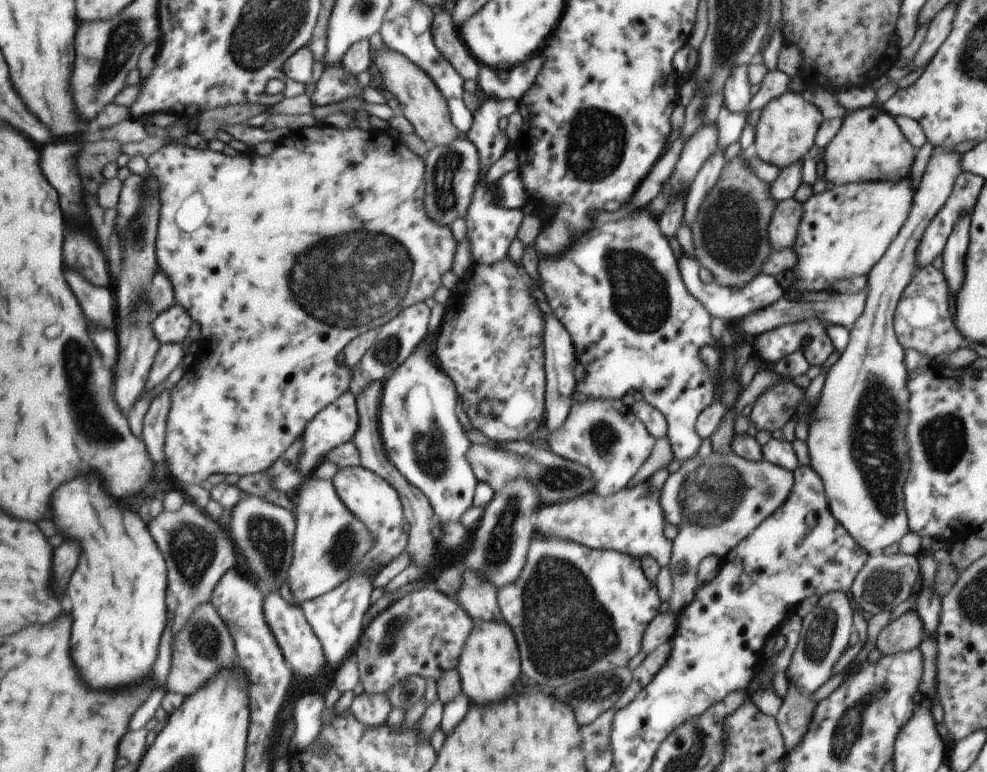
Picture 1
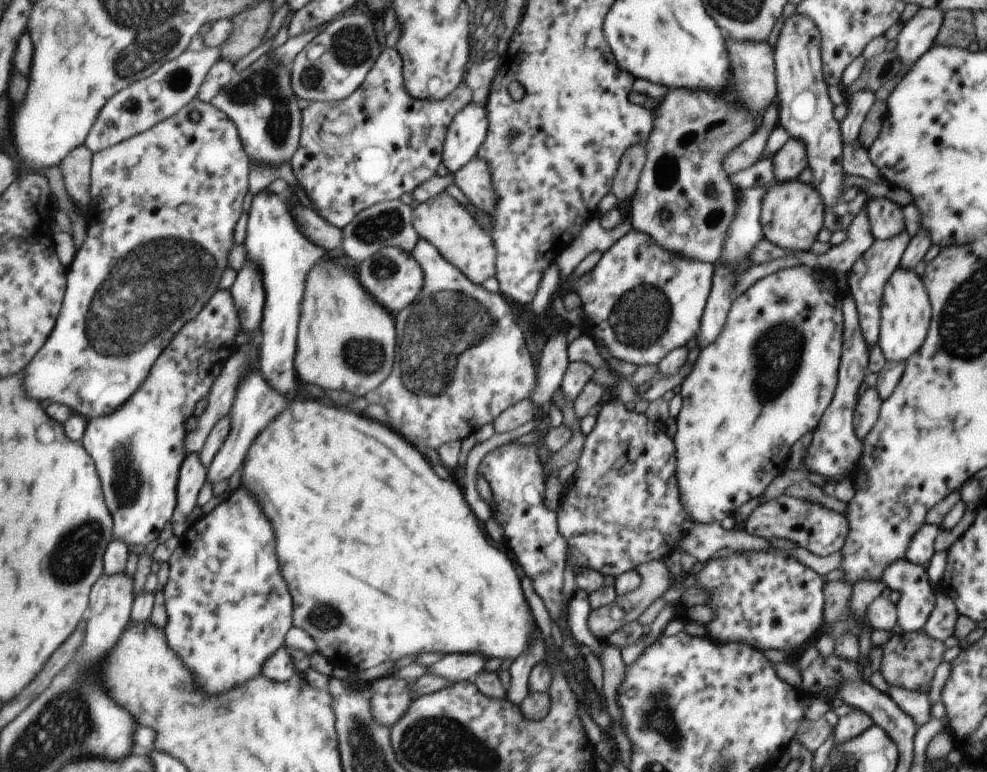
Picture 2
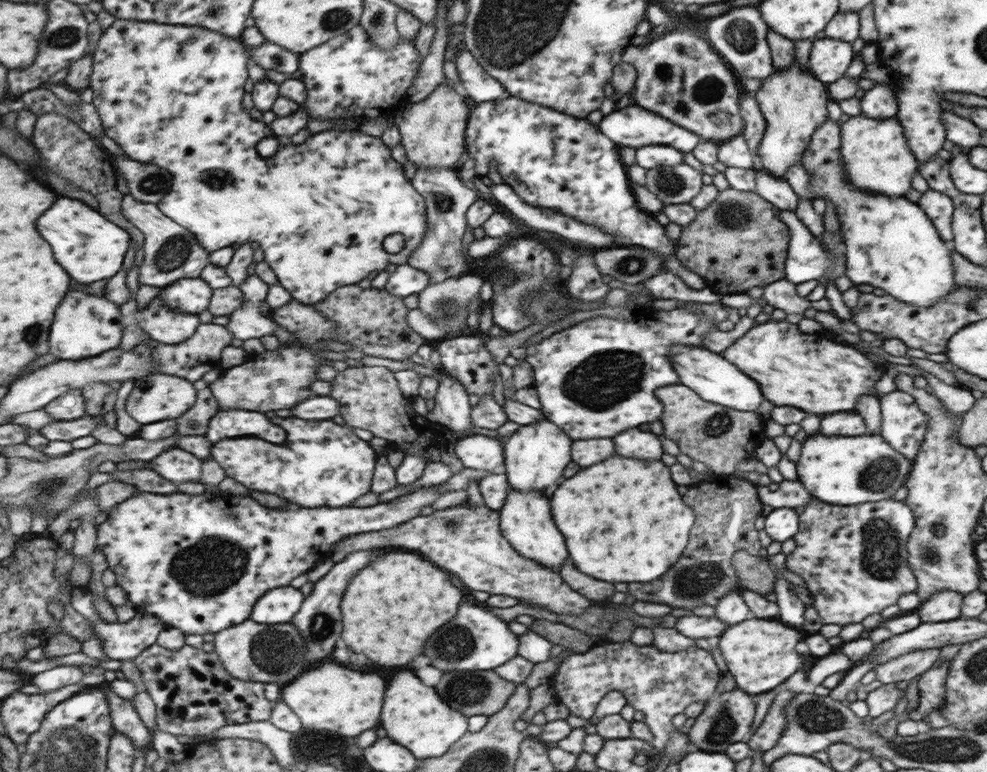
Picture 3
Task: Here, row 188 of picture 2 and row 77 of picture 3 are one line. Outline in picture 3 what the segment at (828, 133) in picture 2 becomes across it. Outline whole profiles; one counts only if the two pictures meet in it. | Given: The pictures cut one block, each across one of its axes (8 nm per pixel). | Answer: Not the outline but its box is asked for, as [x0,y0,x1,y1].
[808,37,854,85]

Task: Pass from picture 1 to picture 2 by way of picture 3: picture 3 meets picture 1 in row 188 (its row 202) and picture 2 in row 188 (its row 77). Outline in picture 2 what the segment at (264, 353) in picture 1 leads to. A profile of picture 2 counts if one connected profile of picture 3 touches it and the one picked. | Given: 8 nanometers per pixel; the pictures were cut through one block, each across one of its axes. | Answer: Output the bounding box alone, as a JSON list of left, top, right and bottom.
[25,97,251,420]

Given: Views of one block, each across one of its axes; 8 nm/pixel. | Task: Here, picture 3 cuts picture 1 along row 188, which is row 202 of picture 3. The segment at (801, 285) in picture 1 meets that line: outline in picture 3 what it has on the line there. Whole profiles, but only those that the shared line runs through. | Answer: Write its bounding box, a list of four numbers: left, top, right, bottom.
[798,120,954,306]

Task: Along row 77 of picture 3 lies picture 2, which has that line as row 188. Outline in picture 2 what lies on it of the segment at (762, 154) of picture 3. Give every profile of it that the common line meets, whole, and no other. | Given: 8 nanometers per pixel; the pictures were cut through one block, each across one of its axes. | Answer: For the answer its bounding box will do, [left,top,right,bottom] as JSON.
[761,180,823,251]

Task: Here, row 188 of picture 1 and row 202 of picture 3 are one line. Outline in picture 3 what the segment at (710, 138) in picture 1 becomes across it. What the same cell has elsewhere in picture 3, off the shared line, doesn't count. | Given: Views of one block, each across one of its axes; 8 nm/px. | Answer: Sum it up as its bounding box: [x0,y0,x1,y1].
[645,163,702,205]

